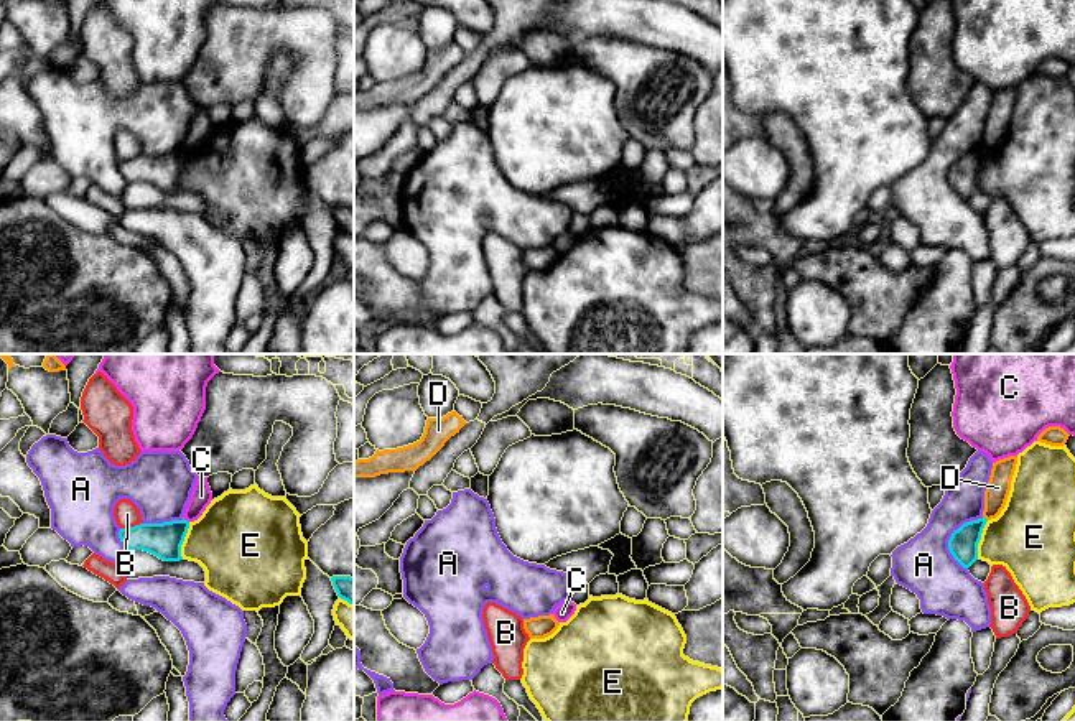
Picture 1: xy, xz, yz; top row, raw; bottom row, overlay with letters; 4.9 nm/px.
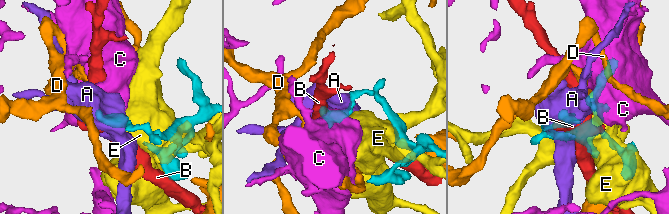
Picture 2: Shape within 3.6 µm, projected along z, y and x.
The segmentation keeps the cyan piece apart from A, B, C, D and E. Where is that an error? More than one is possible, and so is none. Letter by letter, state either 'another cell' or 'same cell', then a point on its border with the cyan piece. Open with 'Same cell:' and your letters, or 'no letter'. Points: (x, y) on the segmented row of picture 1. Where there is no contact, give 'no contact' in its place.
Same cell: no letter
A: another cell; contact yz (950, 537)
B: another cell; contact xy (130, 527)
C: another cell; contact xy (186, 520)
D: another cell; contact yz (985, 519)
E: another cell; contact yz (980, 539)

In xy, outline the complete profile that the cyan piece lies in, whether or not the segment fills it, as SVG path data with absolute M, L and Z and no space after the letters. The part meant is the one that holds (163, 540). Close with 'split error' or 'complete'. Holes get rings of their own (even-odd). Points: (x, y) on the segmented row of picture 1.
M171 520L163 523L140 523L120 528L119 538L127 550L143 550L163 561L179 561L181 545L188 533L188 520Z; complete

